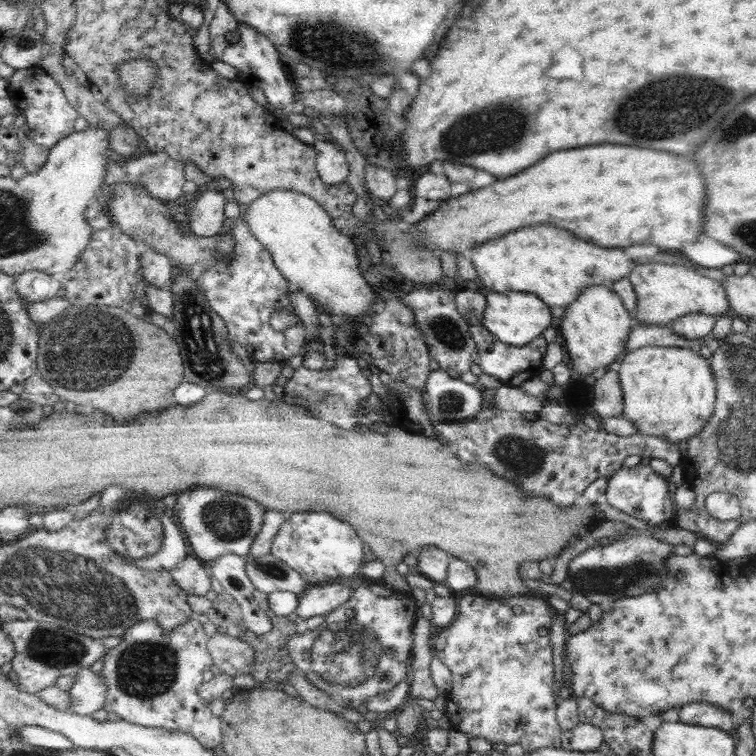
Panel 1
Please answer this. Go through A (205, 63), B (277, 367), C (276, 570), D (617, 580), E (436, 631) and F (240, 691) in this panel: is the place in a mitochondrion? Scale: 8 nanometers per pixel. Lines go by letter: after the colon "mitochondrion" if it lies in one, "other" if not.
A: other
B: other
C: mitochondrion
D: mitochondrion
E: other
F: other

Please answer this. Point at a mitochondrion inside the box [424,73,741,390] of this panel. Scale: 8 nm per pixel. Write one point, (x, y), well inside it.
(689, 102)

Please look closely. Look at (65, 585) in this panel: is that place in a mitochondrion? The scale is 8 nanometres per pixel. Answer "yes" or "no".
yes

